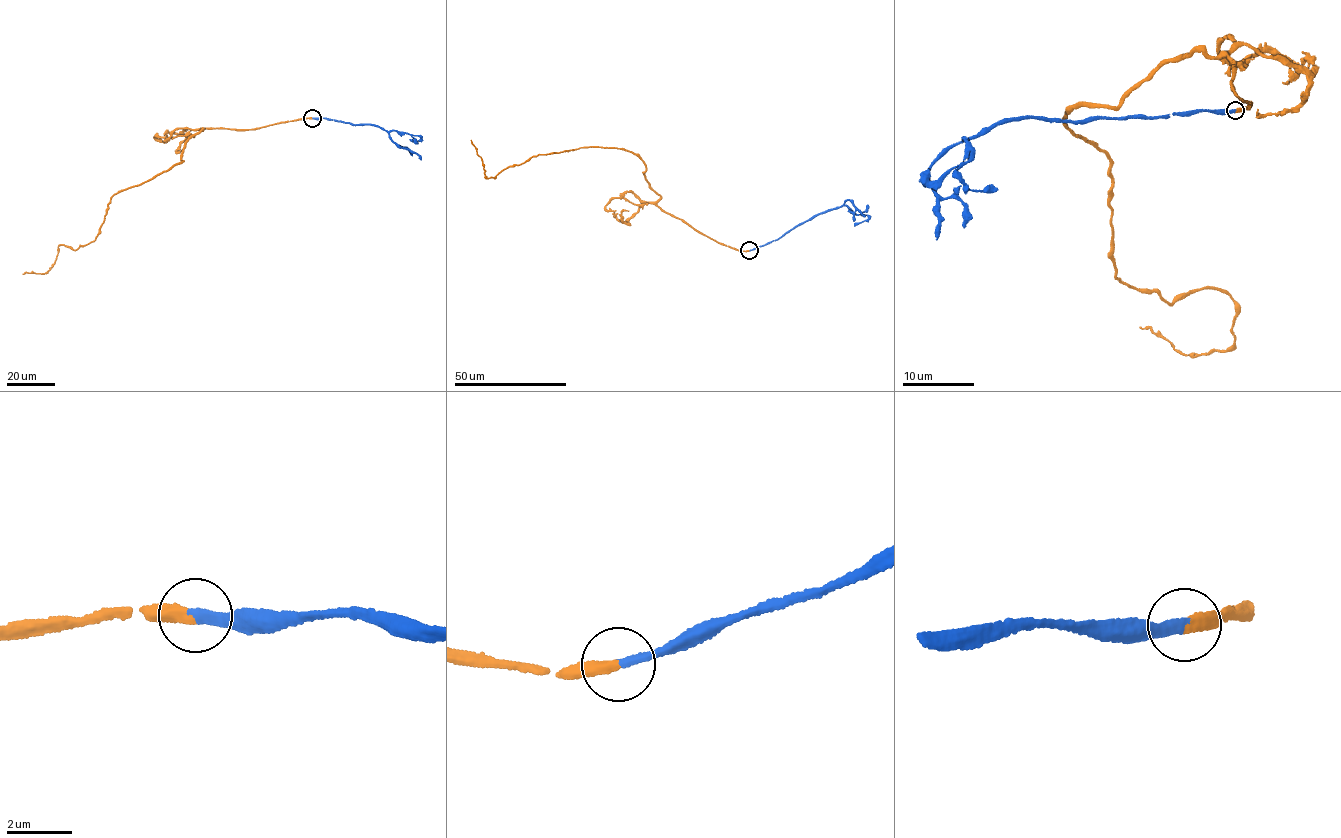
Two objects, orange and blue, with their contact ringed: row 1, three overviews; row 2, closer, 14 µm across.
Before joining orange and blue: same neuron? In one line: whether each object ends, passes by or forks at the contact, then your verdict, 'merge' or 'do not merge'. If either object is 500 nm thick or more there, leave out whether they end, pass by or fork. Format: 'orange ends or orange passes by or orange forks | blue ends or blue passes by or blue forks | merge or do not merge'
orange ends | blue ends | merge

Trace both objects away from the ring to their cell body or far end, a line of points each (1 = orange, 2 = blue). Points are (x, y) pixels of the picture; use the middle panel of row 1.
1: (749, 250), (719, 244), (662, 211), (646, 164), (623, 149), (534, 156), (488, 178), (471, 139)
2: (749, 250), (777, 240), (819, 214), (843, 205), (855, 214), (867, 215), (867, 220), (854, 225)

